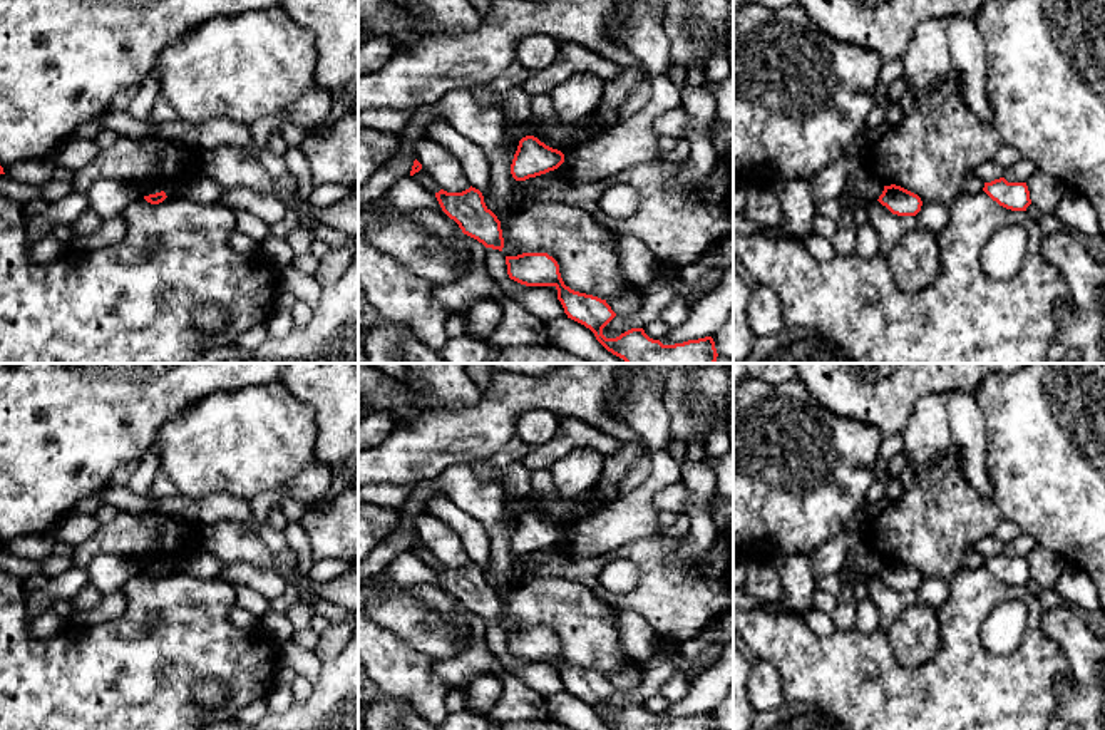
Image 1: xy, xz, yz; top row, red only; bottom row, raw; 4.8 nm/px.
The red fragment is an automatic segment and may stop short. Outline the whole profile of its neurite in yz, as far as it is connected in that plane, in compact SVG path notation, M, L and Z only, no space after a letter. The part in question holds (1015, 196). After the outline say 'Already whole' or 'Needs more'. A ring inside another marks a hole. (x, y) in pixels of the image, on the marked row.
M1005 177L984 182L983 191L1000 206L1011 211L1026 211L1031 204L1026 182L1008 182Z. Already whole

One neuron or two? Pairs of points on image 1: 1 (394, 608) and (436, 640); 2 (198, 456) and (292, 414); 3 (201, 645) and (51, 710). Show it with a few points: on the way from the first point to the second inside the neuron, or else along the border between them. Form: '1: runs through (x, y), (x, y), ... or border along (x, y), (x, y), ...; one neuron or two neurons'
1: runs through (404, 615), (426, 633); one neuron
2: runs through (221, 444), (246, 442), (268, 436); one neuron
3: runs through (164, 645), (97, 710), (87, 710); one neuron

